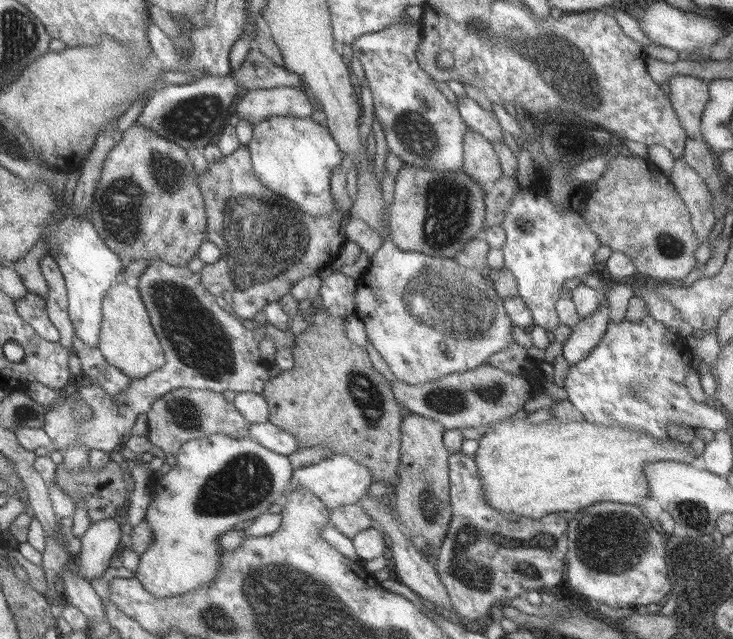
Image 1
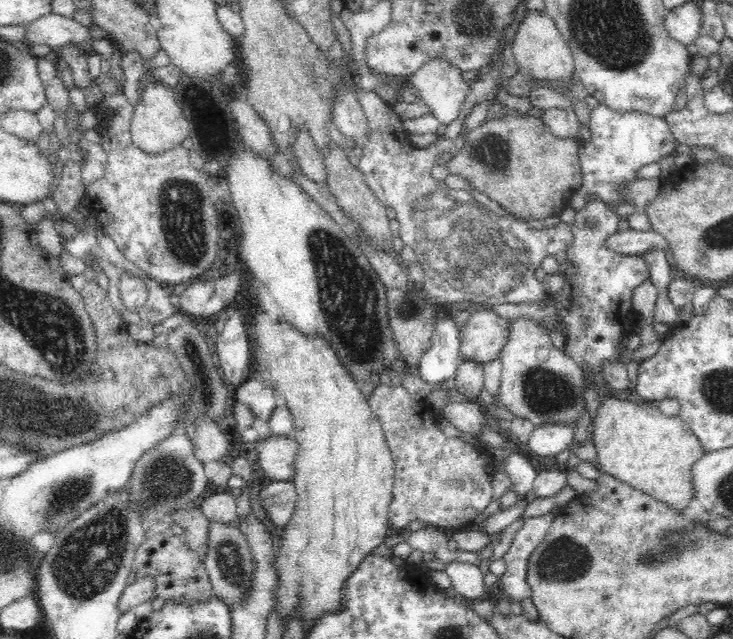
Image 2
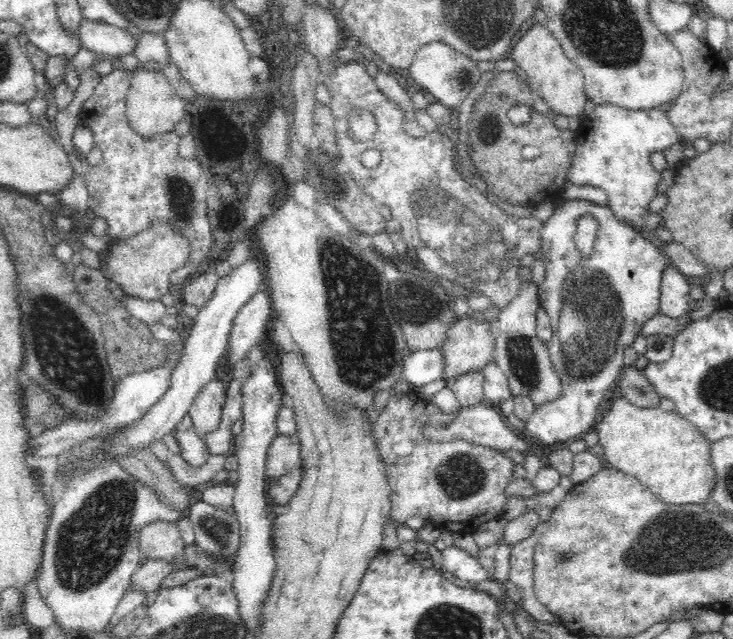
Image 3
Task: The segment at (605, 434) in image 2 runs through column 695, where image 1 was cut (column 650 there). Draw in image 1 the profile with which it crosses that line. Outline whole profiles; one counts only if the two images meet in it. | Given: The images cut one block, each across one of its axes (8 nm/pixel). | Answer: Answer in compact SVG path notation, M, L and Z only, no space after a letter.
M551 417L538 424L508 418L486 428L473 456L486 501L504 515L532 519L550 513L576 513L599 502L634 505L638 498L649 498L646 464L666 460L692 464L697 457L684 442L671 437L660 441L634 426L596 426L586 420L558 421Z

